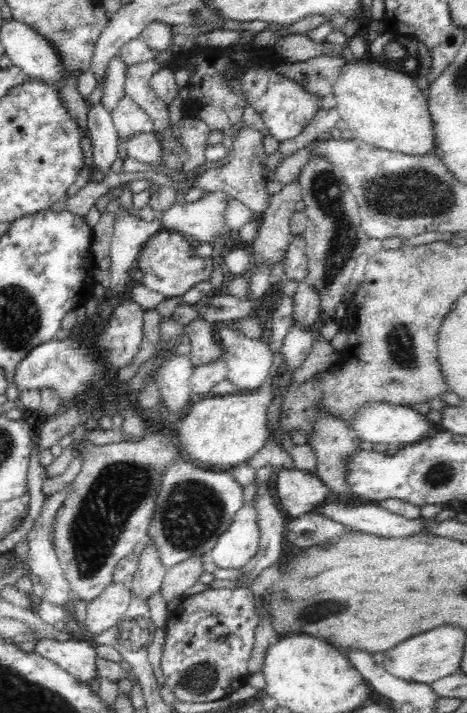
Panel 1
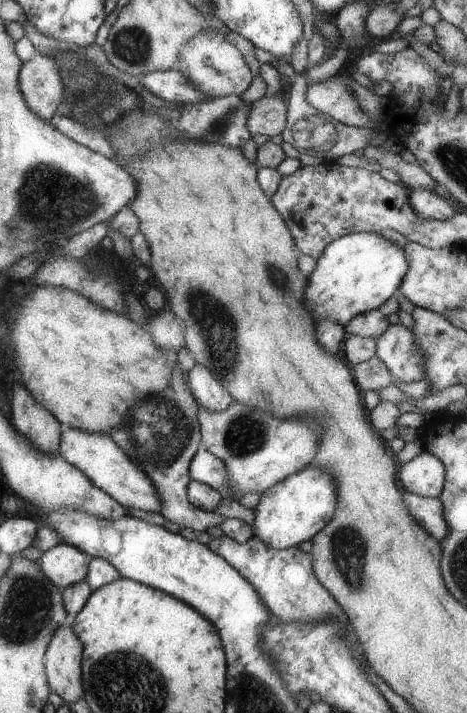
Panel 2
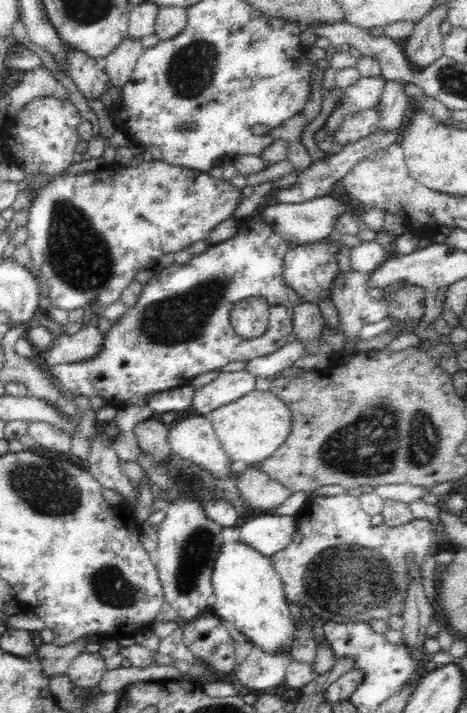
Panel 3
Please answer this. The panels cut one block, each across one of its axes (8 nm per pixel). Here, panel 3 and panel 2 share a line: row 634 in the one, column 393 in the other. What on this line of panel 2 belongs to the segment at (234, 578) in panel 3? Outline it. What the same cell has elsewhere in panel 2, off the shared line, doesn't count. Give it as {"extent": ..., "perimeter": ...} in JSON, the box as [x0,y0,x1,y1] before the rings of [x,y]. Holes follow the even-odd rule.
{"extent":[303,233,408,326],"perimeter":[[[352,233],[333,240],[317,258],[314,270],[307,277],[303,305],[316,322],[330,319],[345,326],[358,315],[378,309],[398,293],[408,268],[404,248],[378,233]]]}

